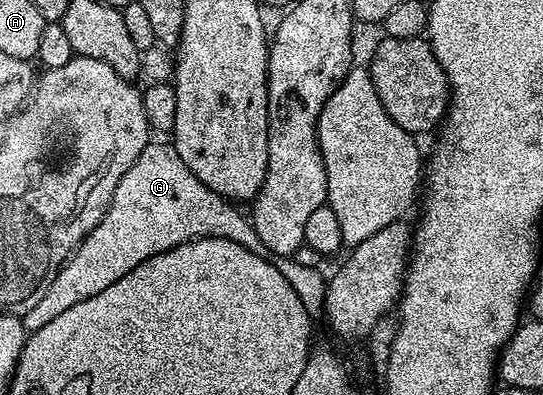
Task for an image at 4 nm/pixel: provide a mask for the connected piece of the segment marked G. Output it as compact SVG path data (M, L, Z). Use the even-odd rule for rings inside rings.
M147 143L145 150L141 150L141 154L137 154L137 162L133 162L133 166L129 166L129 170L125 170L125 174L121 174L121 182L117 182L117 190L113 190L113 198L109 202L101 222L97 222L95 229L85 236L83 241L75 247L74 252L67 257L57 278L53 278L53 286L49 286L49 290L45 290L41 302L37 302L37 306L33 306L33 310L29 310L22 316L23 328L29 334L41 330L41 326L53 322L53 318L57 318L57 314L61 314L61 310L69 310L69 306L77 306L77 302L85 302L85 298L93 298L93 294L101 294L101 290L105 290L105 286L113 286L113 282L117 282L117 278L125 278L125 274L129 274L129 270L141 266L141 262L162 252L173 250L182 244L188 244L193 239L225 238L229 242L237 242L241 246L245 246L245 250L262 253L264 251L263 243L261 238L257 238L250 219L244 213L242 216L235 208L238 207L232 201L209 190L209 186L205 186L205 182L201 182L201 178L197 178L197 174L193 174L189 170L189 166L185 166L185 162L181 162L174 143Z

